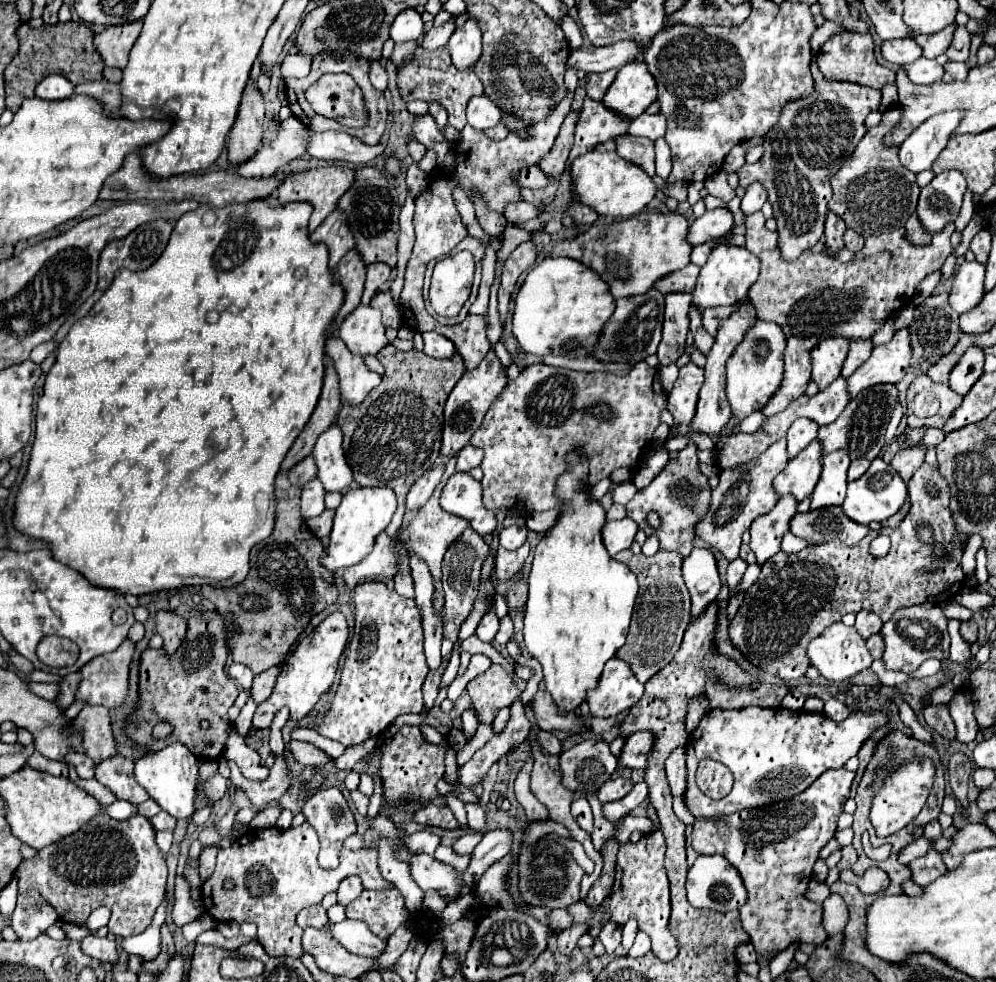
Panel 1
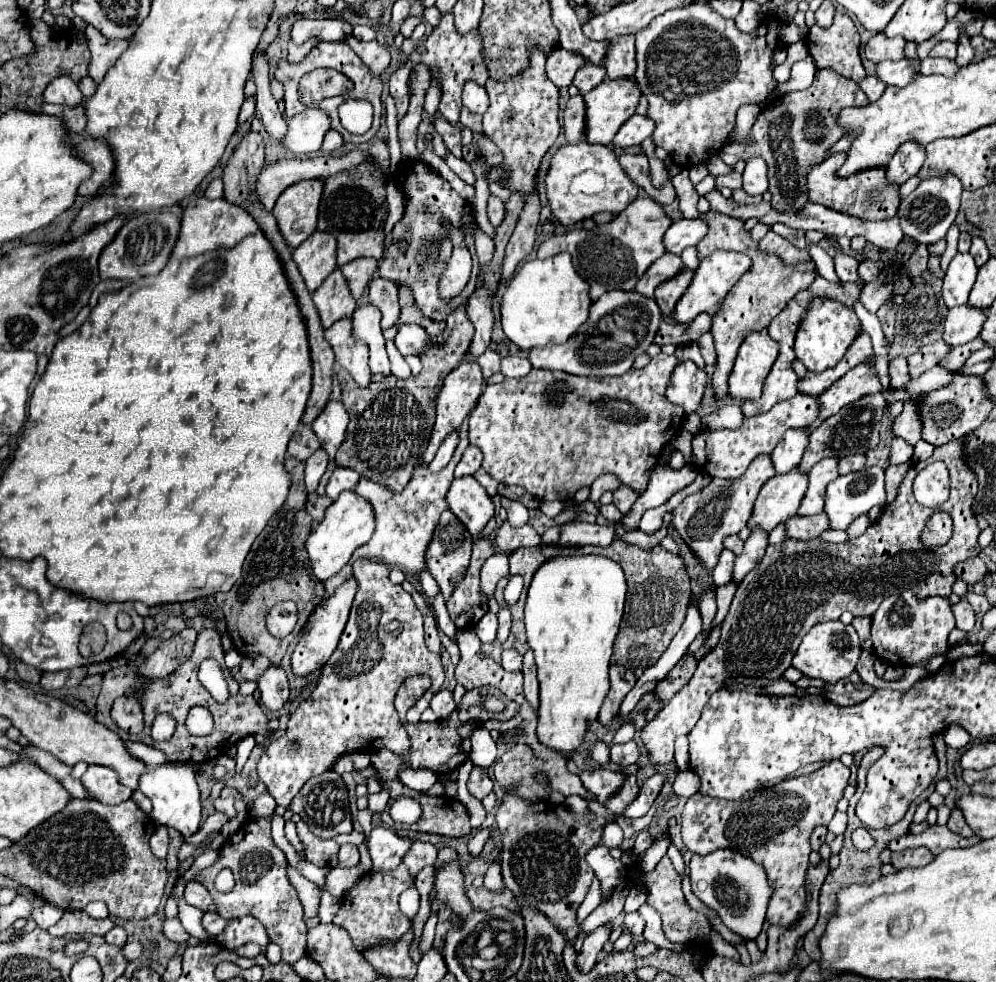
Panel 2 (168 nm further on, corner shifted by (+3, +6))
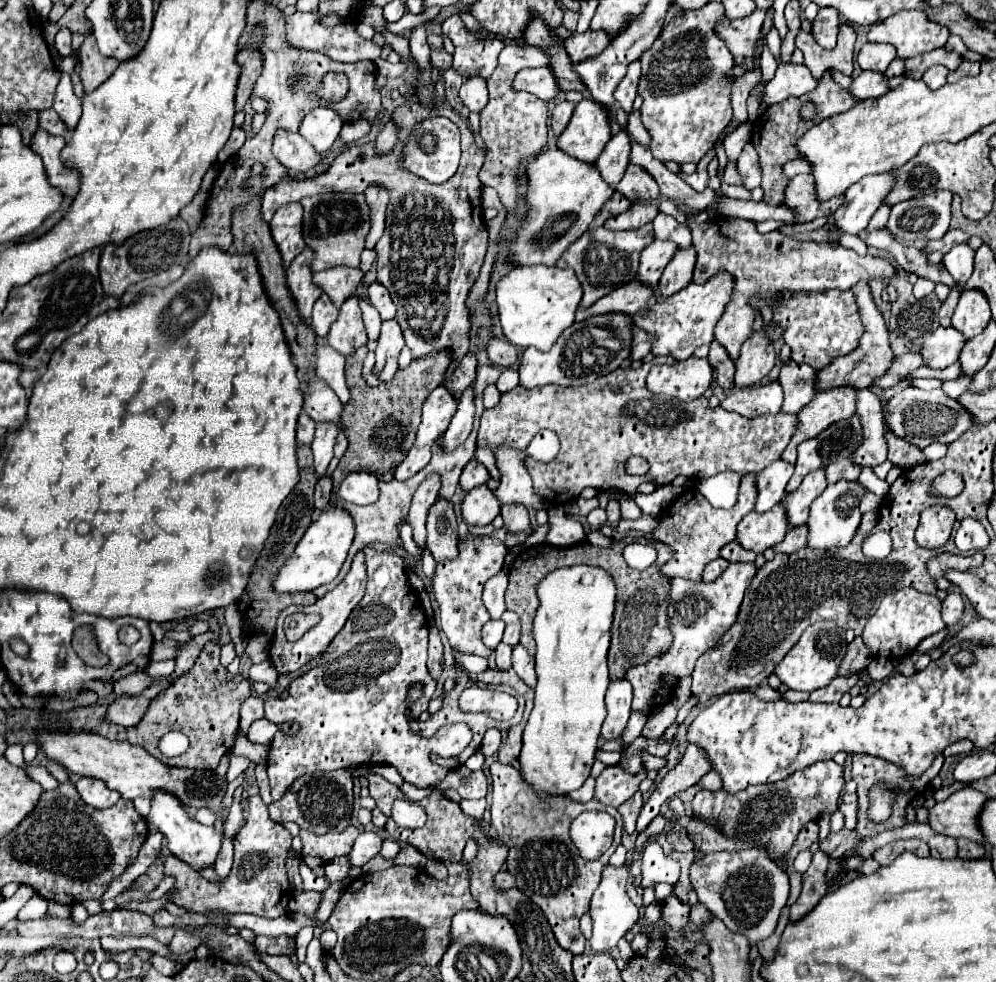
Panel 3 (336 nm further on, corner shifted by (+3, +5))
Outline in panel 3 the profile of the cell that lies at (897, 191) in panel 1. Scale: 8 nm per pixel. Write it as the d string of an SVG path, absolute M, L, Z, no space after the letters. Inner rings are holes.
M798 174L790 180L786 188L786 206L798 212L798 222L810 222L818 216L830 216L842 204L842 198L832 198L826 202L818 202L814 198L814 178L810 174Z

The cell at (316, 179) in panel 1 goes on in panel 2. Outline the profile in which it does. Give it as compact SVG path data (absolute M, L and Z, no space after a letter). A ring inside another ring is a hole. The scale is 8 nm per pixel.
M302 181L278 197L274 217L290 247L298 247L316 231L318 197L322 195L322 185L324 181Z

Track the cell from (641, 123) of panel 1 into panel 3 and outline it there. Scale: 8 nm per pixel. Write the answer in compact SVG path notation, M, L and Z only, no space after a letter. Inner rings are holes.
M620 130L618 134L614 134L610 138L610 142L602 150L600 158L596 160L596 166L602 174L602 178L612 188L616 188L616 184L620 182L628 162L630 162L630 136L626 130Z

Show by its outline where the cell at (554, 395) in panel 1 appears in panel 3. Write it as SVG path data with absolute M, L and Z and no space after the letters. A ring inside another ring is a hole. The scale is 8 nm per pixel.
M656 356L654 360L646 362L638 370L614 370L602 378L598 378L592 384L586 386L538 386L538 388L524 388L516 386L510 392L504 392L500 396L500 402L494 408L486 408L480 418L480 430L478 430L478 448L490 448L494 454L500 446L508 446L514 450L526 450L530 440L542 430L548 428L558 434L560 438L560 454L548 462L542 464L530 456L524 458L524 466L528 468L528 474L534 482L534 492L542 496L550 504L564 504L580 496L580 492L586 486L592 486L596 490L622 490L626 494L636 494L638 486L648 480L656 480L658 486L670 484L678 474L684 474L686 478L708 478L718 472L736 472L740 476L750 472L760 472L768 464L774 462L774 458L782 456L782 450L788 446L794 430L798 428L798 416L796 414L762 414L758 418L746 418L740 414L732 414L722 410L722 406L710 410L708 400L698 398L696 402L678 402L668 398L658 398L648 392L646 388L646 376L652 364L674 364L676 360L670 356ZM630 456L642 456L648 460L650 470L644 476L632 476L626 472L626 460Z

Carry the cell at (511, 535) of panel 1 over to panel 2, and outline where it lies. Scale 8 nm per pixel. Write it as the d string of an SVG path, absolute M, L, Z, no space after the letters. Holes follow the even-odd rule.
M510 501L508 507L506 507L506 511L508 511L508 521L514 527L524 525L528 521L528 509L522 503L518 503L518 501Z

